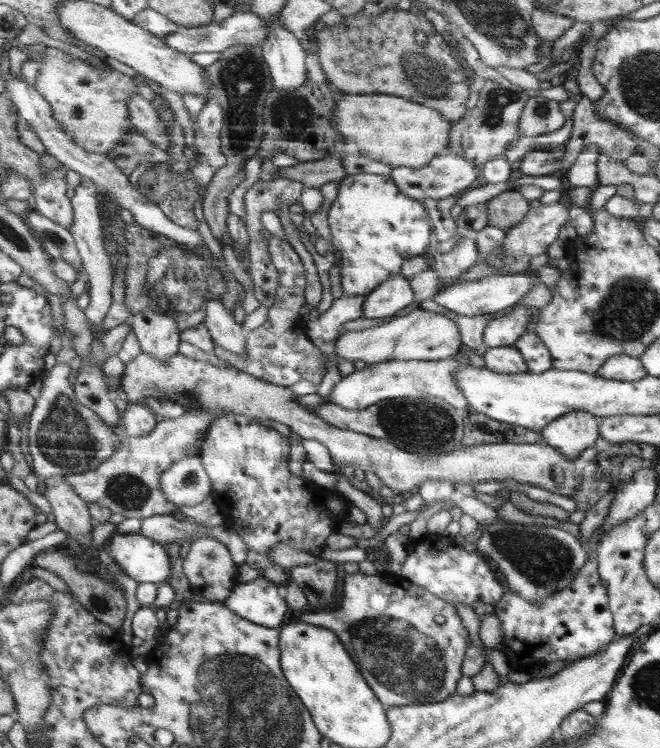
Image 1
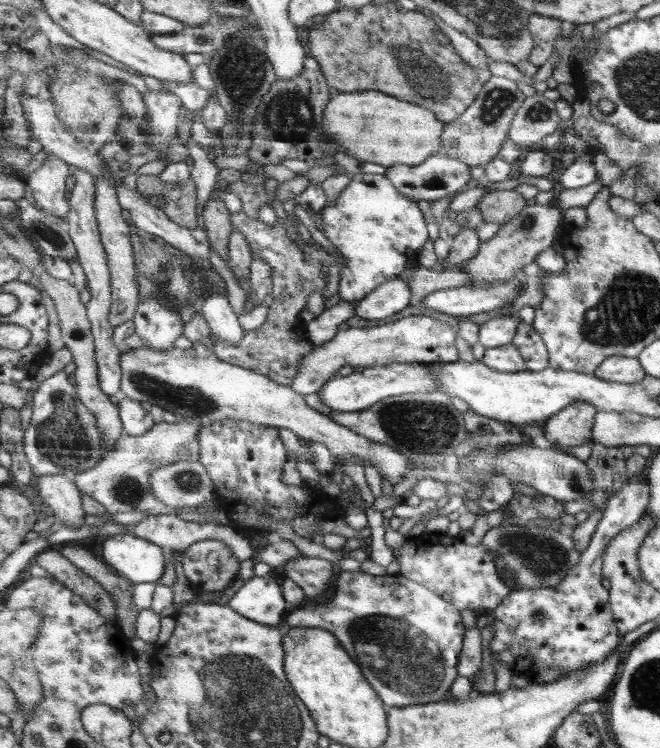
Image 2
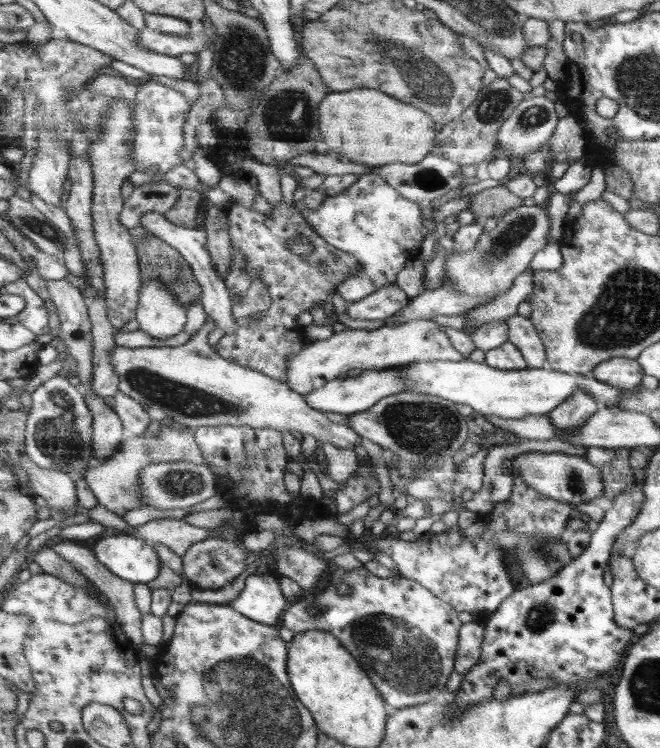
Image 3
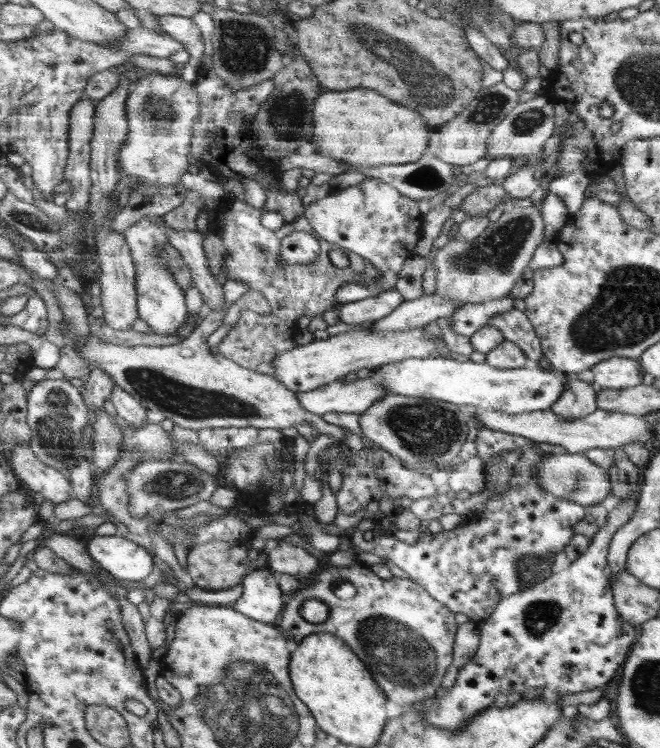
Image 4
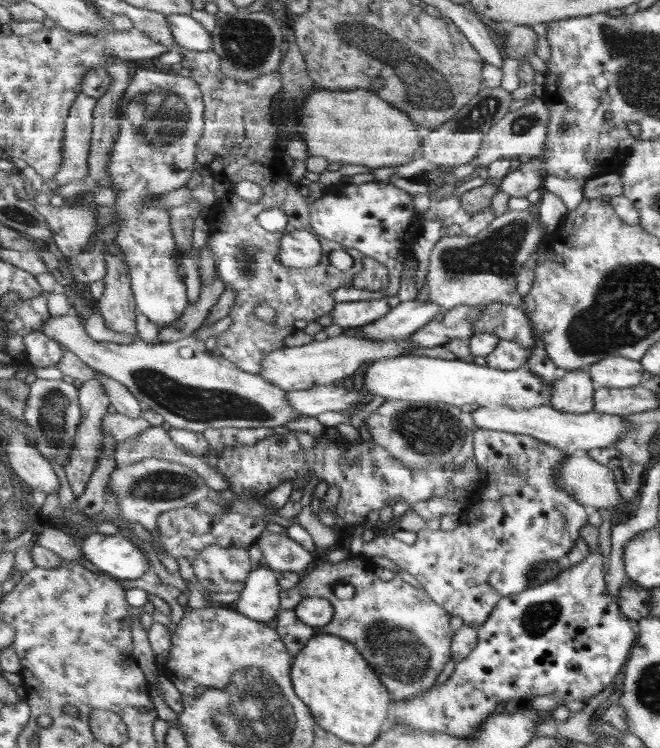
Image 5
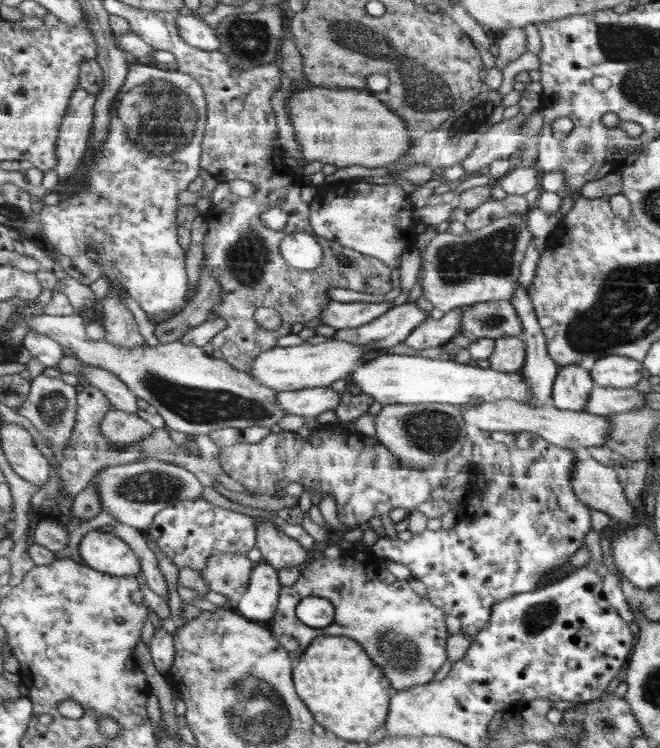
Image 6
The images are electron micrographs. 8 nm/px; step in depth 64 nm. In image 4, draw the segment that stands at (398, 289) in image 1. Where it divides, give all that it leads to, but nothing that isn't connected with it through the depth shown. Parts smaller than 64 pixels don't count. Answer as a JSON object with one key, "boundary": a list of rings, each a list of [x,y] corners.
{"boundary":[[[386,290],[376,296],[356,302],[342,303],[338,306],[338,319],[346,324],[360,324],[364,322],[377,322],[388,317],[394,309],[405,302],[400,291]]]}

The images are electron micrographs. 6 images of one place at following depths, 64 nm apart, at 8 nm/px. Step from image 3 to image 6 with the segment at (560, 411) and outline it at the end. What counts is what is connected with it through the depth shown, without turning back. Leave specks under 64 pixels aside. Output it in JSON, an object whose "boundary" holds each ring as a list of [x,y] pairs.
{"boundary":[[[579,365],[562,367],[558,371],[552,404],[560,410],[584,411],[592,390],[592,375]]]}

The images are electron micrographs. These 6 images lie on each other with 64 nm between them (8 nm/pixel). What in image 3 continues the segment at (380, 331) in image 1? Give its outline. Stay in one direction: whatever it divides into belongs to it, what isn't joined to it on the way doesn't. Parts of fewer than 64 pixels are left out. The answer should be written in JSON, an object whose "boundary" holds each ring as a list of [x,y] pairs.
{"boundary":[[[414,319],[398,325],[383,325],[378,329],[351,329],[334,333],[328,340],[309,341],[298,350],[286,366],[286,384],[298,394],[306,395],[320,389],[322,385],[338,379],[342,372],[359,373],[370,369],[404,366],[414,361],[463,360],[462,354],[454,349],[444,329],[432,319]]]}

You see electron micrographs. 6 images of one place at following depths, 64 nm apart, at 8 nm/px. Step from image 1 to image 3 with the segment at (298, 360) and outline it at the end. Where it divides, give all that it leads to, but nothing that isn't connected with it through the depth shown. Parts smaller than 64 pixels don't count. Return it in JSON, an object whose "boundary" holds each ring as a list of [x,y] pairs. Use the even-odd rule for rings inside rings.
{"boundary":[[[280,200],[273,208],[271,215],[272,224],[265,224],[266,217],[257,214],[253,209],[244,209],[239,203],[232,206],[228,212],[230,244],[240,249],[244,255],[246,264],[244,268],[248,271],[251,279],[260,277],[264,283],[268,283],[268,293],[270,293],[271,305],[263,312],[260,320],[250,319],[250,323],[239,326],[236,334],[224,335],[218,343],[214,345],[214,350],[222,358],[229,362],[236,362],[238,365],[250,367],[252,370],[261,371],[262,374],[270,375],[280,382],[286,383],[287,361],[296,355],[298,350],[307,346],[309,340],[304,340],[304,336],[294,336],[286,334],[296,328],[296,318],[304,310],[310,312],[312,306],[325,304],[331,300],[334,290],[338,285],[346,282],[346,279],[360,269],[358,260],[335,246],[328,246],[318,238],[307,222],[304,222],[303,215],[295,207],[296,204],[286,204],[285,200]],[[290,238],[306,238],[312,244],[312,255],[290,255],[286,242]]]}

